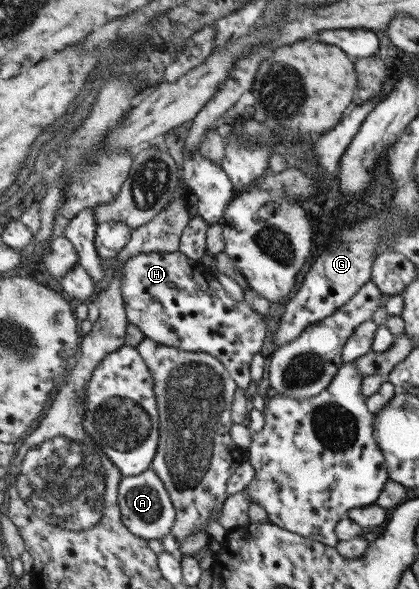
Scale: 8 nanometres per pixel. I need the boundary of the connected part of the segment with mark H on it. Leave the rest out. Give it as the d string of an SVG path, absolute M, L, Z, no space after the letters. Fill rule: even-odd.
M180 250L177 252L148 252L141 253L129 258L123 266L123 299L125 299L125 307L129 321L139 328L144 334L144 337L154 339L155 342L162 343L165 346L172 346L179 350L191 351L191 352L208 352L209 354L215 355L230 371L231 376L236 380L238 386L241 387L245 392L247 386L255 385L251 382L251 362L255 358L255 354L261 353L263 346L265 346L265 334L267 334L267 322L265 322L265 316L255 312L247 302L237 302L235 298L229 296L229 292L225 292L225 288L219 284L219 280L215 278L214 272L212 272L208 266L203 265L199 260L194 260L186 257Z

